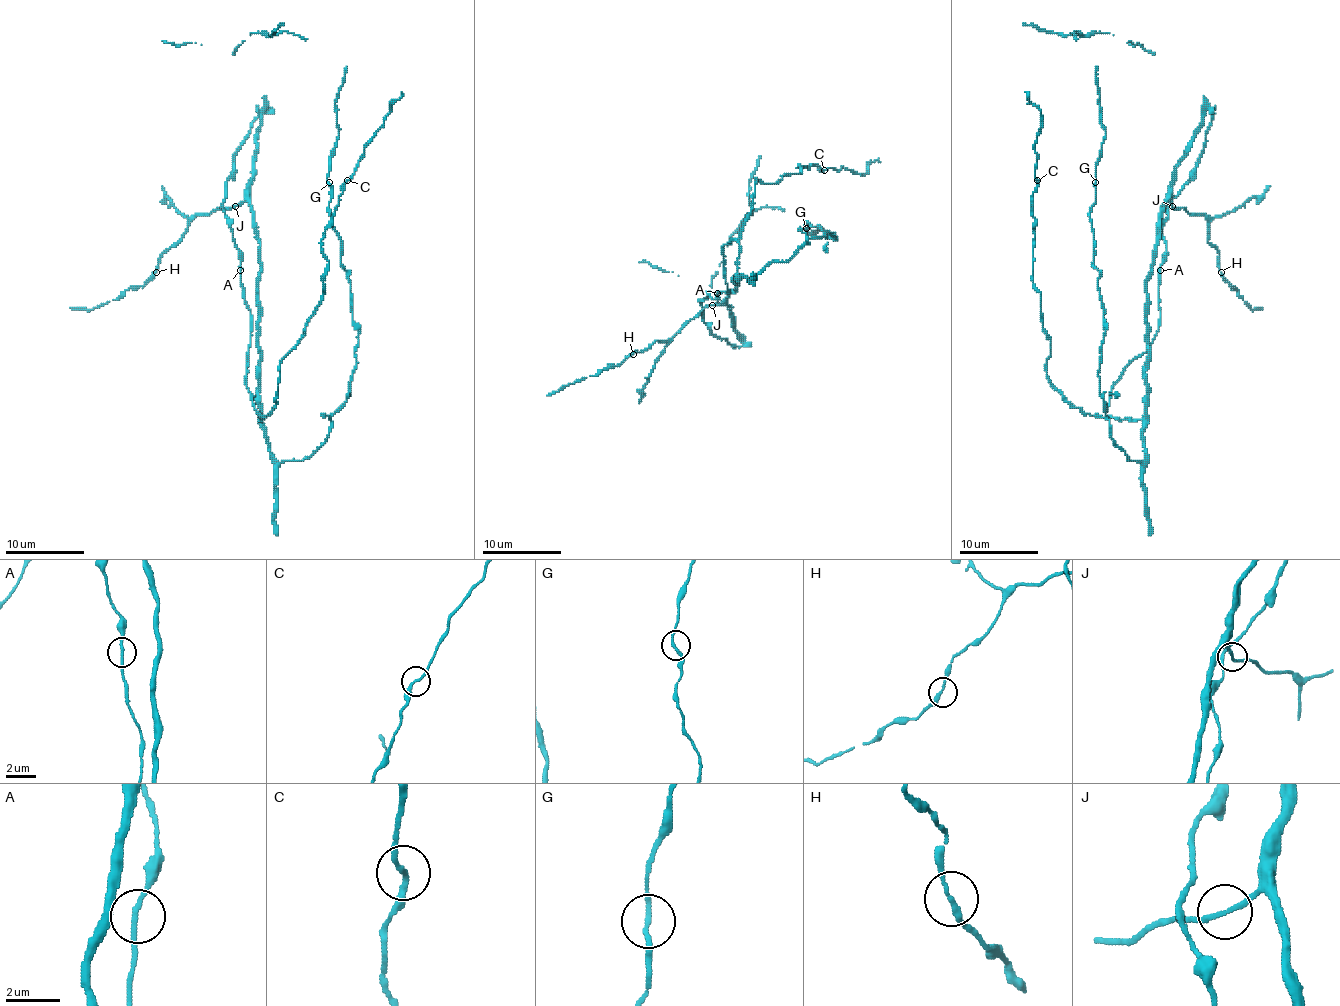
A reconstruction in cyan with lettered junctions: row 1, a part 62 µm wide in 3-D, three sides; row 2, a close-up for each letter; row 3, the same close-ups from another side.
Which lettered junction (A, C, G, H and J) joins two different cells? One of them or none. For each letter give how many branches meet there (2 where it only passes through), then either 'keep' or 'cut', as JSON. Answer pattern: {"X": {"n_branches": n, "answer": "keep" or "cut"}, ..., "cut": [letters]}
{"A": {"n_branches": 2, "answer": "keep"}, "C": {"n_branches": 2, "answer": "keep"}, "G": {"n_branches": 2, "answer": "keep"}, "H": {"n_branches": 2, "answer": "keep"}, "J": {"n_branches": 2, "answer": "keep"}, "cut": []}

